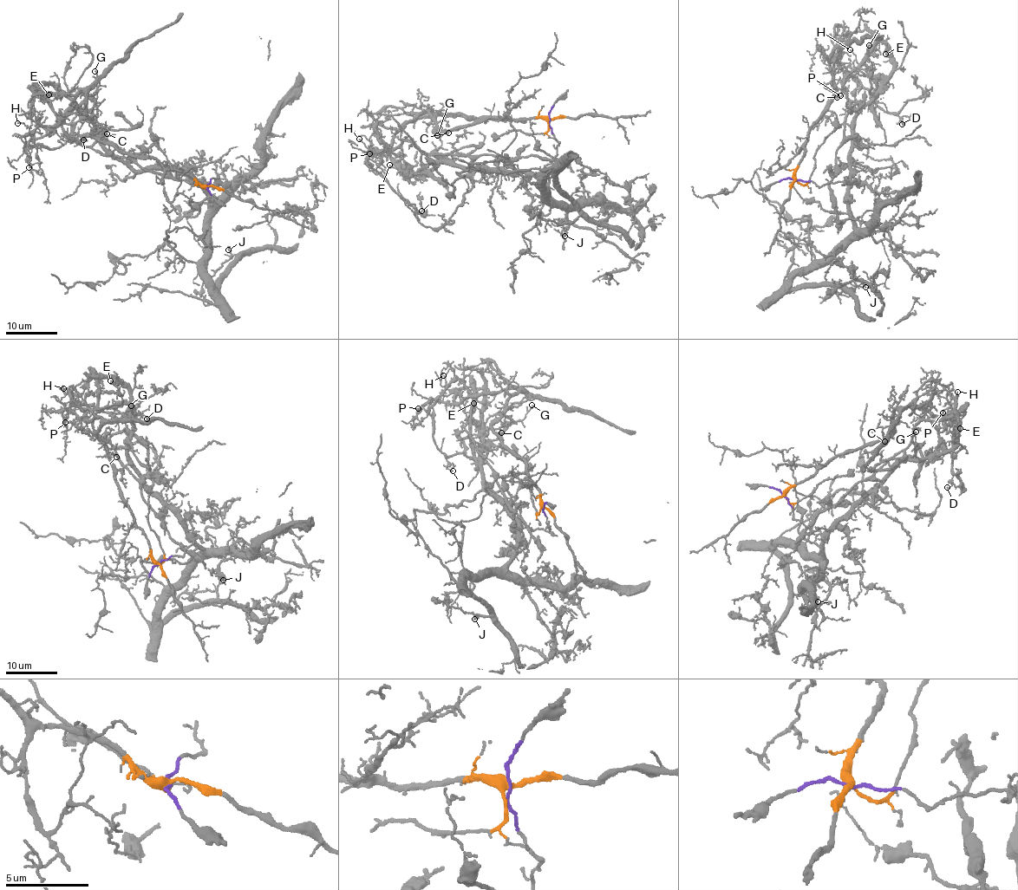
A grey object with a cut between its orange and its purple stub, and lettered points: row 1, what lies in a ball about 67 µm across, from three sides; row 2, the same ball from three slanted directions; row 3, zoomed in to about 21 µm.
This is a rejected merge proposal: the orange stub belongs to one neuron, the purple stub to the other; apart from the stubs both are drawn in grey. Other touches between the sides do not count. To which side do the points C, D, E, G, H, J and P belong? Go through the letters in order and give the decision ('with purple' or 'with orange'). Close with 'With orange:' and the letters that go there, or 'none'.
C: with orange
D: with orange
E: with purple
G: with purple
H: with orange
J: with purple
P: with orange
With orange: C, D, H, P

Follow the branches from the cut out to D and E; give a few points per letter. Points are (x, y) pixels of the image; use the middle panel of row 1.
D: (550, 120), (477, 120), (435, 133), (429, 107), (369, 156), (389, 186), (421, 211)
E: (550, 120), (558, 143), (555, 161), (531, 176), (472, 170), (449, 159), (407, 175), (389, 165)

